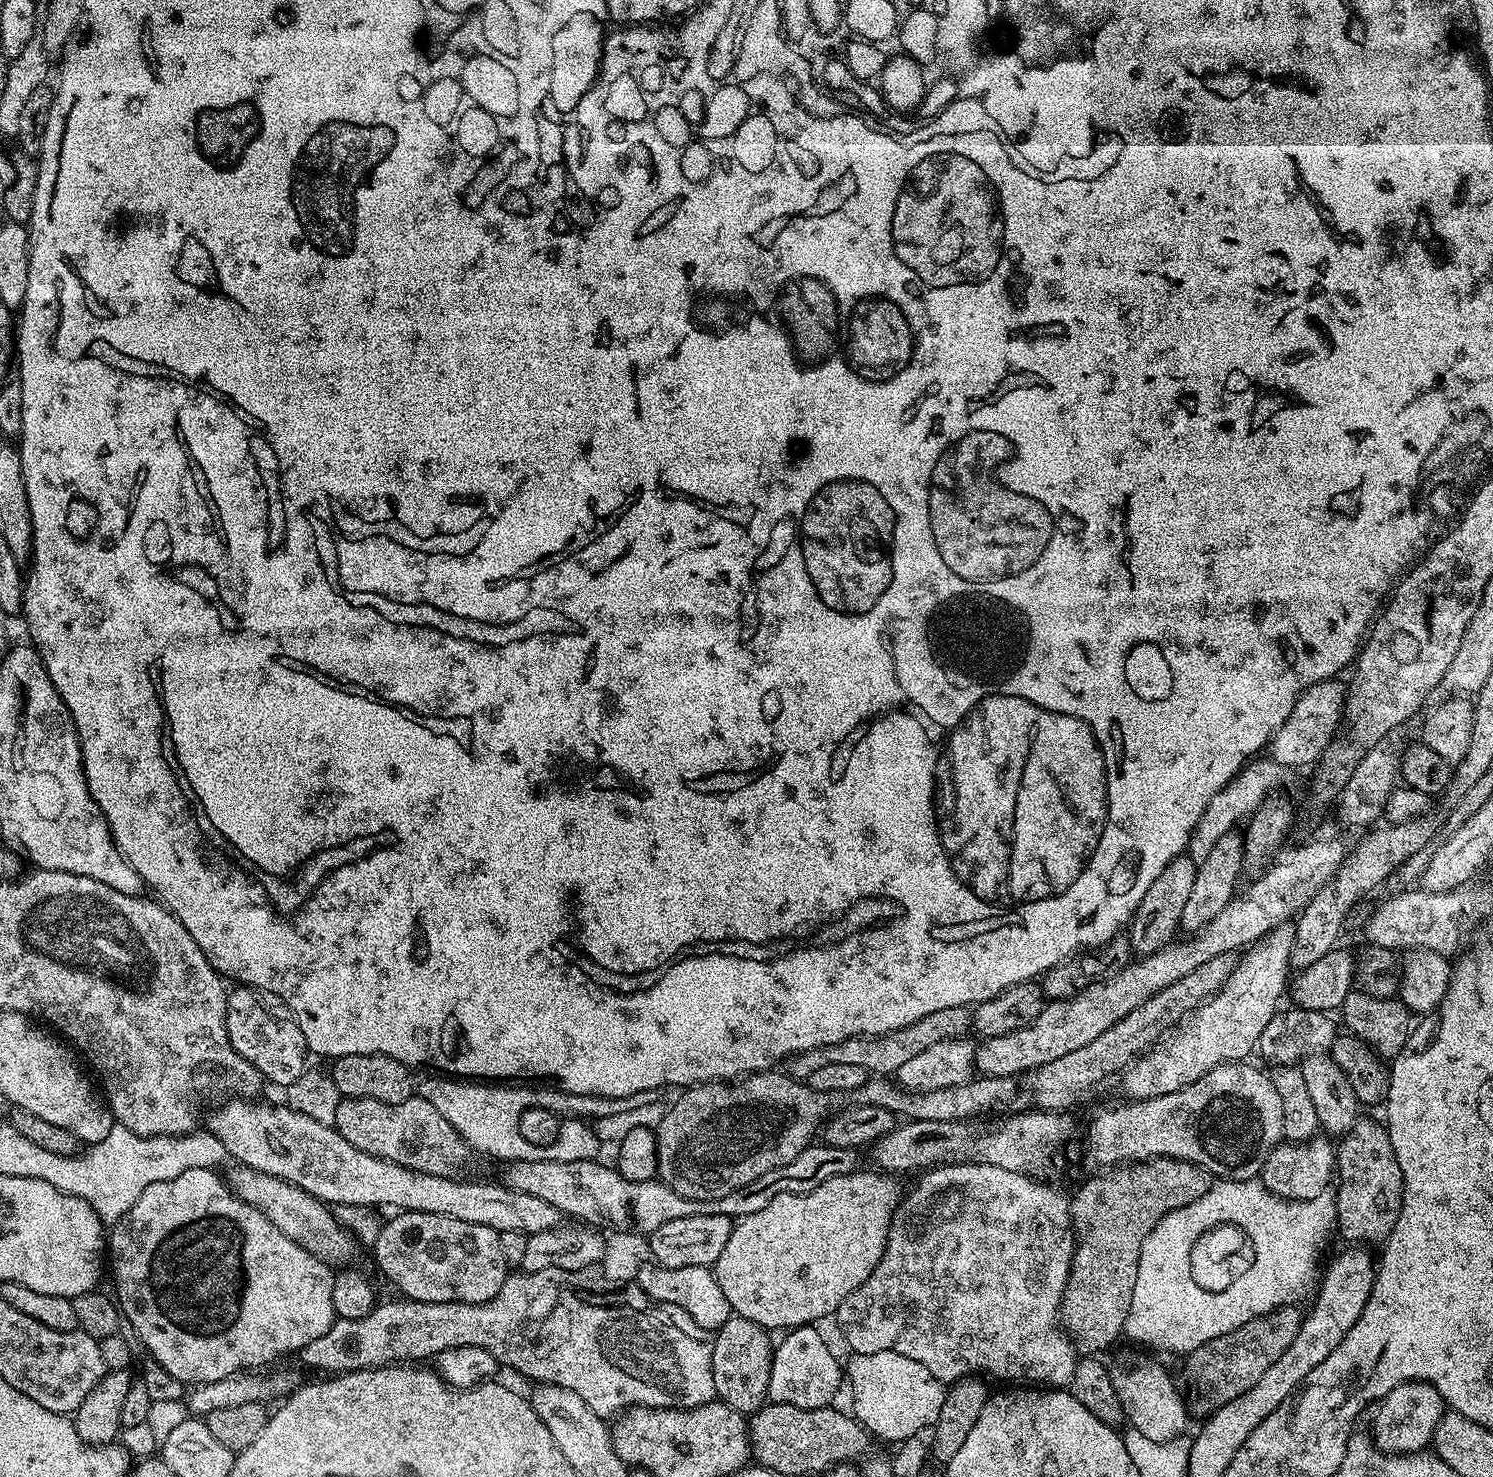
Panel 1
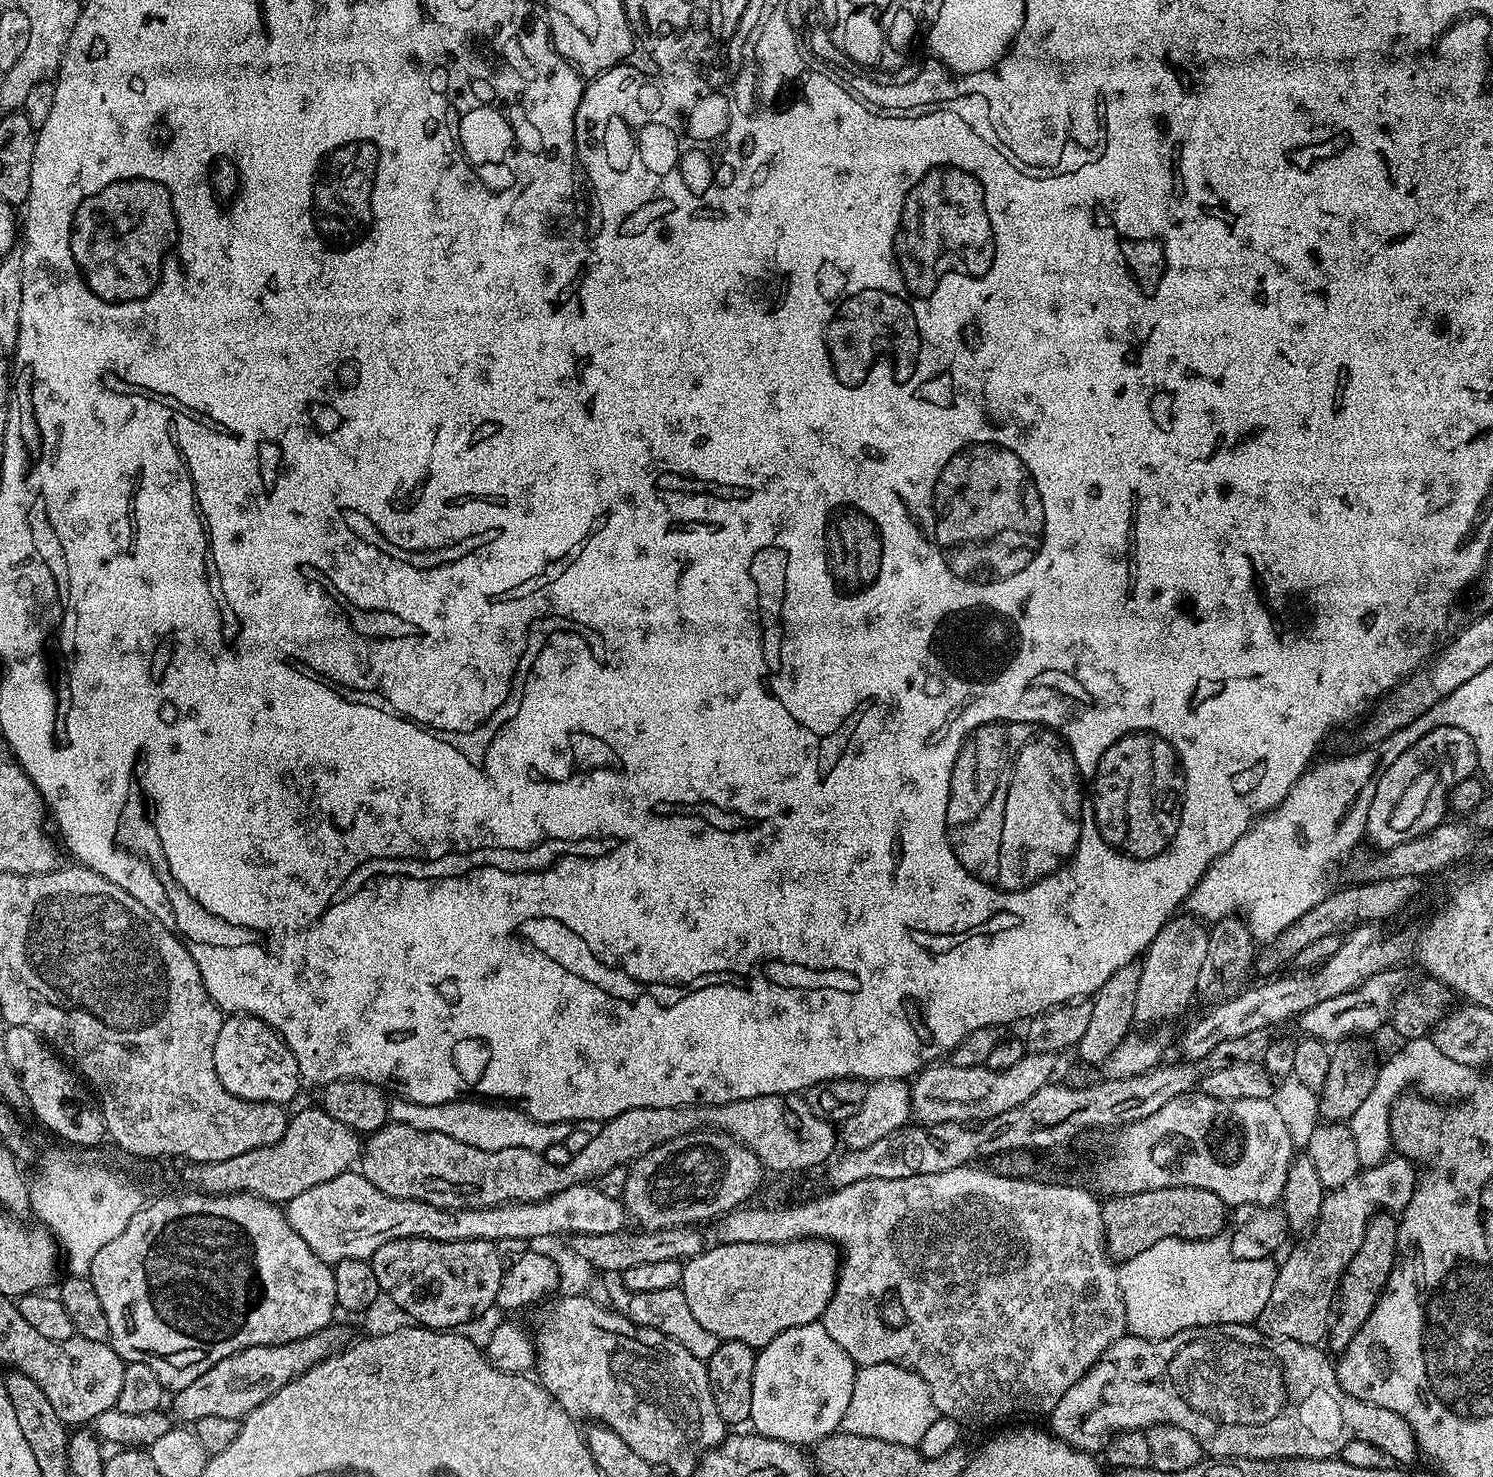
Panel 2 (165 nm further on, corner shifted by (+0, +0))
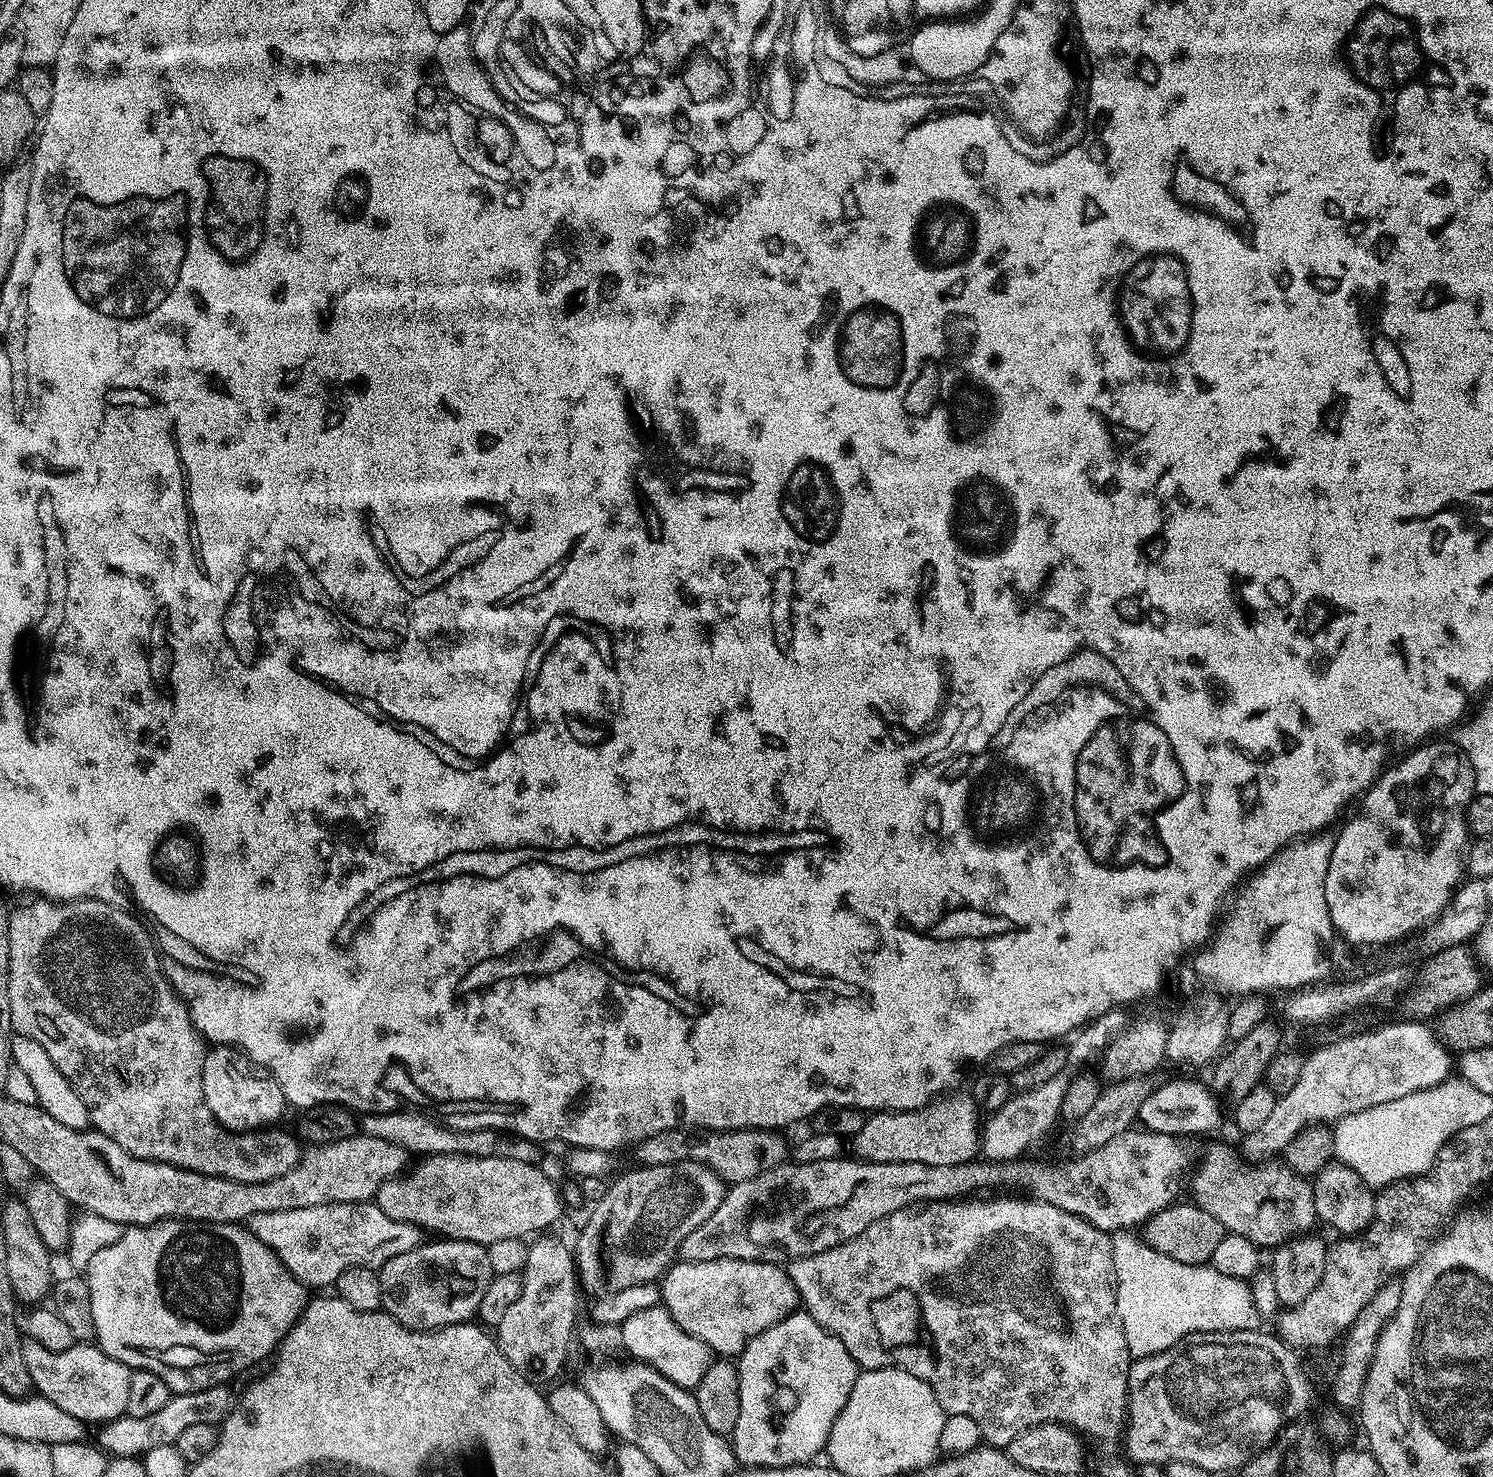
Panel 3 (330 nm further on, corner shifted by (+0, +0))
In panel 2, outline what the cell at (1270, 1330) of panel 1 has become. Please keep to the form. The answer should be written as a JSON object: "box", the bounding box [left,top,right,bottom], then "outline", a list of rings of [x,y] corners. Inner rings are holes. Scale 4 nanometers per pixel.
{"box":[1258,1154,1417,1345],"outline":[[[1396,1154],[1373,1168],[1361,1167],[1350,1182],[1331,1189],[1324,1197],[1316,1225],[1307,1233],[1305,1240],[1308,1241],[1298,1245],[1285,1258],[1284,1265],[1279,1265],[1274,1290],[1270,1290],[1266,1306],[1262,1306],[1258,1321],[1260,1331],[1265,1336],[1281,1340],[1319,1345],[1328,1335],[1340,1279],[1350,1258],[1354,1258],[1354,1254],[1358,1254],[1358,1246],[1362,1246],[1366,1226],[1381,1210],[1403,1213],[1414,1194],[1417,1179],[1417,1165]]]}

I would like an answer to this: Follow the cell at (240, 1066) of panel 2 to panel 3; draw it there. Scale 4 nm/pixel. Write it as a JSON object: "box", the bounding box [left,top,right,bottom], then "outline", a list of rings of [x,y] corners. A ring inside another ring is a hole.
{"box":[202,1046,286,1132],"outline":[[[216,1046],[205,1055],[202,1066],[202,1094],[206,1098],[206,1106],[210,1106],[210,1114],[227,1131],[255,1132],[267,1129],[277,1123],[276,1119],[286,1109],[286,1101],[278,1082],[267,1074],[251,1070],[249,1061],[238,1057],[237,1049],[227,1046]]]}

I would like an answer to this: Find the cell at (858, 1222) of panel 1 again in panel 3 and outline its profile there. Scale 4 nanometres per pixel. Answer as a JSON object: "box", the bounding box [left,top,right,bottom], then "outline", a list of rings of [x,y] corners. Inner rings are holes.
{"box":[662,1259,798,1358],"outline":[[[681,1259],[673,1263],[662,1277],[662,1304],[686,1334],[706,1342],[706,1346],[710,1346],[713,1353],[721,1357],[736,1358],[758,1334],[762,1334],[770,1326],[782,1322],[797,1311],[798,1297],[794,1282],[779,1264],[749,1260],[690,1262]]]}

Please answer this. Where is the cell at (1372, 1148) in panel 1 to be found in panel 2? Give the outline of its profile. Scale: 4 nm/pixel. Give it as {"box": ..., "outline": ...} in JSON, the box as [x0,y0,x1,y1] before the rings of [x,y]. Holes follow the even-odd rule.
{"box":[1326,1214,1397,1353],"outline":[[[1377,1214],[1366,1226],[1362,1246],[1358,1246],[1358,1254],[1354,1254],[1354,1258],[1350,1258],[1340,1279],[1338,1303],[1335,1305],[1334,1315],[1328,1325],[1326,1344],[1333,1353],[1344,1352],[1346,1346],[1350,1346],[1354,1334],[1358,1334],[1358,1330],[1362,1330],[1366,1318],[1370,1318],[1378,1298],[1384,1293],[1392,1268],[1396,1264],[1397,1227],[1397,1217],[1392,1214]]]}

